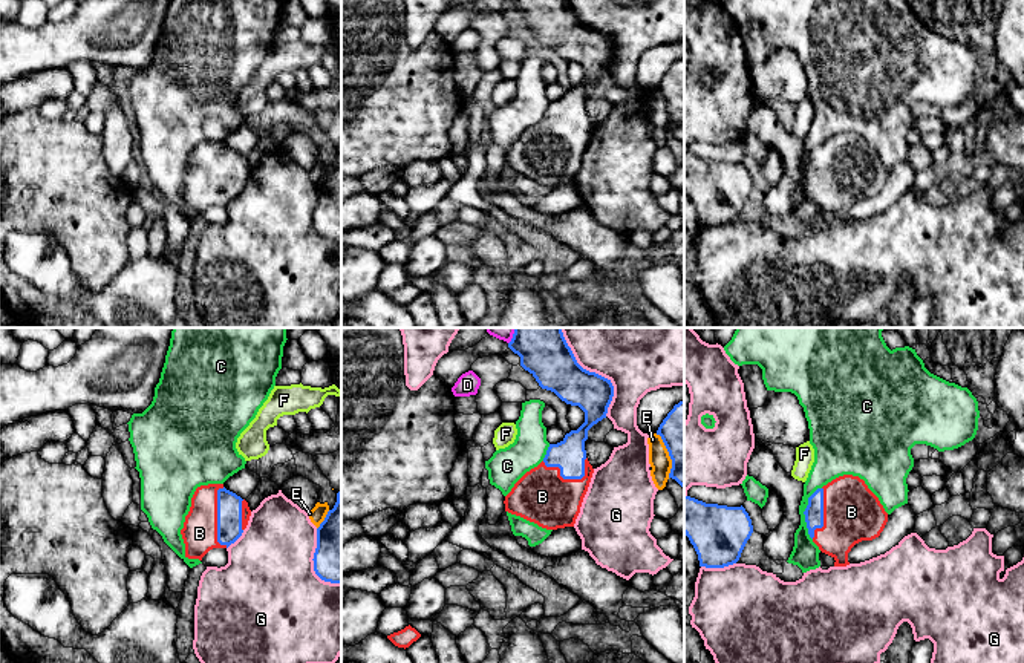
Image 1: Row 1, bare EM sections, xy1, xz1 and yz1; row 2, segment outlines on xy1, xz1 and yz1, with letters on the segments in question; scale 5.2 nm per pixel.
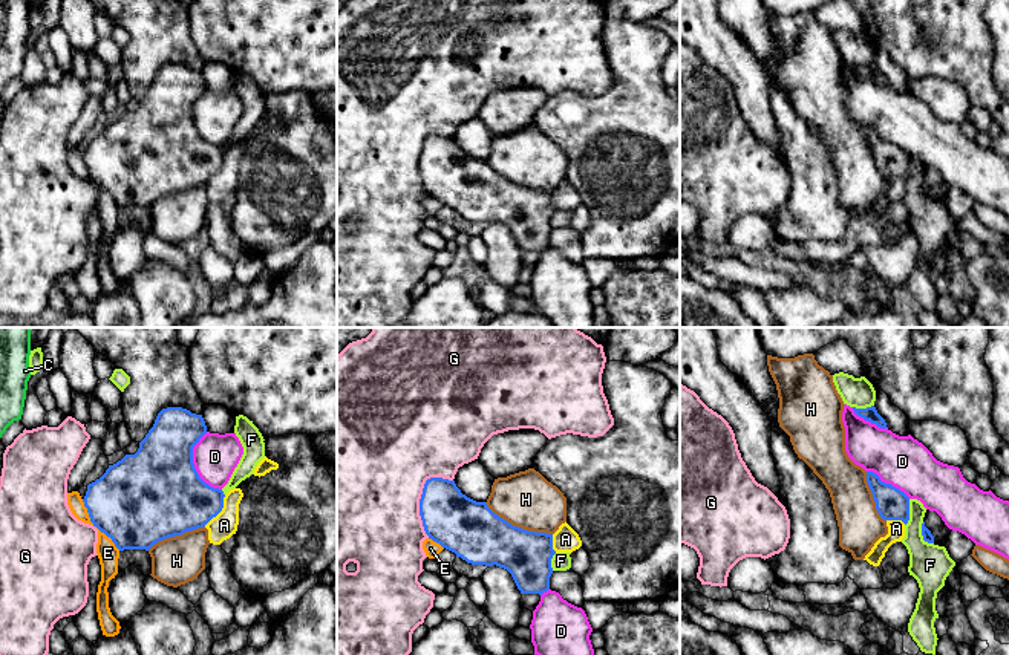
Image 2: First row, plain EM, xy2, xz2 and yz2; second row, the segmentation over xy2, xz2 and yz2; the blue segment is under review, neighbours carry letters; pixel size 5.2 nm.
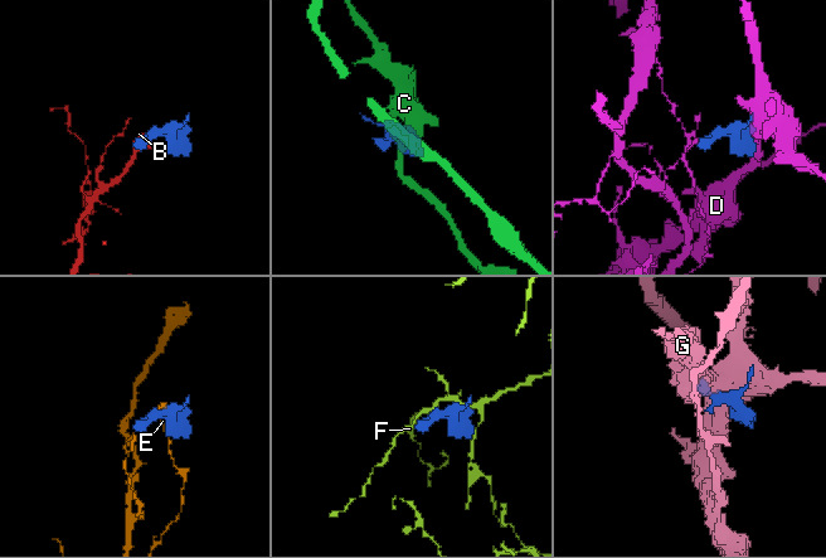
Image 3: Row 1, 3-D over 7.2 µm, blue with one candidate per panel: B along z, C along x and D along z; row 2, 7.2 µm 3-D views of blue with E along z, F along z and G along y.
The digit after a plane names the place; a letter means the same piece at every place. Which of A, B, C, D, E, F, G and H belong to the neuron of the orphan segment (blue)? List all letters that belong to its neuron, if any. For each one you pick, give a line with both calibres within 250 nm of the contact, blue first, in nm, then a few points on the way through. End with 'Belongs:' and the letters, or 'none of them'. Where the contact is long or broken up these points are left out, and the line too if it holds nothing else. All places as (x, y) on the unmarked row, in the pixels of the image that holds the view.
B: 130/190 nm | across xy1 (228, 161), (218, 175), (199, 190)
Belongs: B

